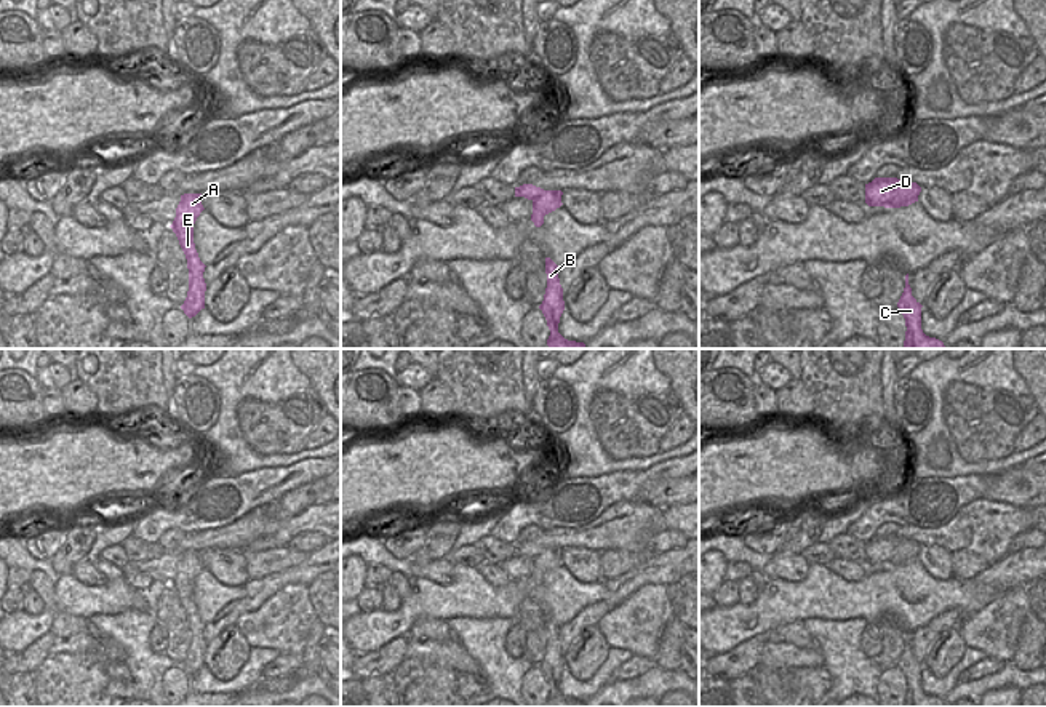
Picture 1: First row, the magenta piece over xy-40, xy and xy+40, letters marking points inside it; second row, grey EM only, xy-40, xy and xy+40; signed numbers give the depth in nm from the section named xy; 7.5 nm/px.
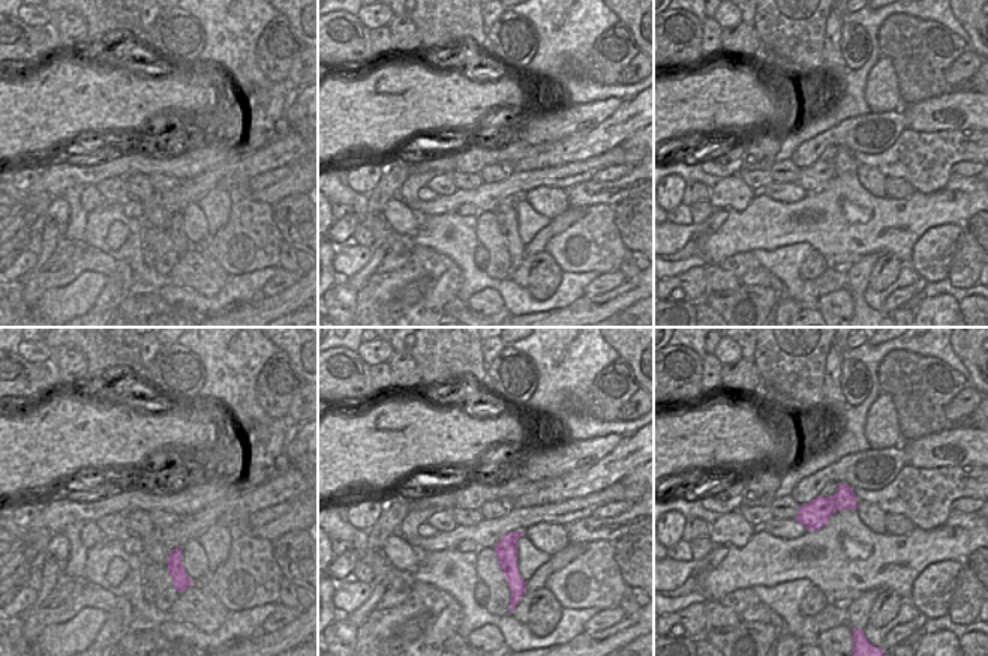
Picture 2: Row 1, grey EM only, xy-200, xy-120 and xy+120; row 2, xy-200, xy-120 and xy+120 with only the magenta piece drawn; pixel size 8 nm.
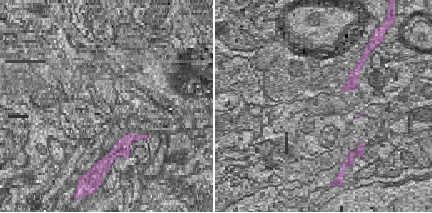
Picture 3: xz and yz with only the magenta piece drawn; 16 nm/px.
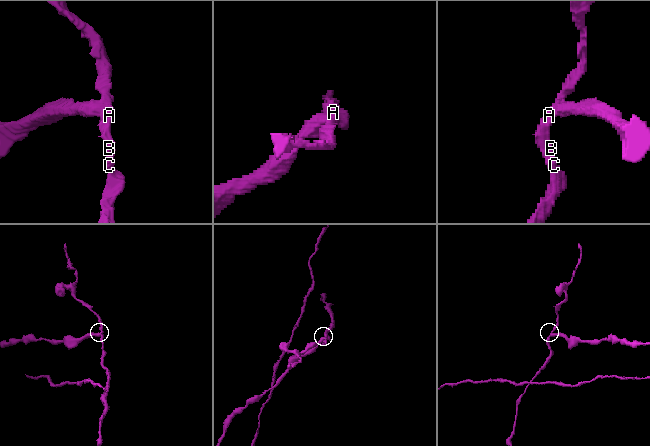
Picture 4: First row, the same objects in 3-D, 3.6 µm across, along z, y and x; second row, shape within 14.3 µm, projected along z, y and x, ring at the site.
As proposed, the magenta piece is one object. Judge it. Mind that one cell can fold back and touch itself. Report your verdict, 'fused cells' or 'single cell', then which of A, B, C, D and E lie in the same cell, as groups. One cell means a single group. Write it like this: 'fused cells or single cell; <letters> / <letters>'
fused cells; A B C E / D

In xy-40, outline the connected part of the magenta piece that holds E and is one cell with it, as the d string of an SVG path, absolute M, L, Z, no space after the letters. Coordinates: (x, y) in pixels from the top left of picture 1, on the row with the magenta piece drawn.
M184 194L181 195L181 202L176 208L176 218L170 226L187 259L189 291L181 309L189 318L205 309L206 283L203 272L206 266L200 261L194 243L194 224L203 210L202 194Z

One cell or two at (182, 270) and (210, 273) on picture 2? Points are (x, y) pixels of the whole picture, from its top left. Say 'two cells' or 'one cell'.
one cell

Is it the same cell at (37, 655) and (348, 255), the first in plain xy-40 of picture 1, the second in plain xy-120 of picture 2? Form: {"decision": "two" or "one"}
{"decision": "two"}

